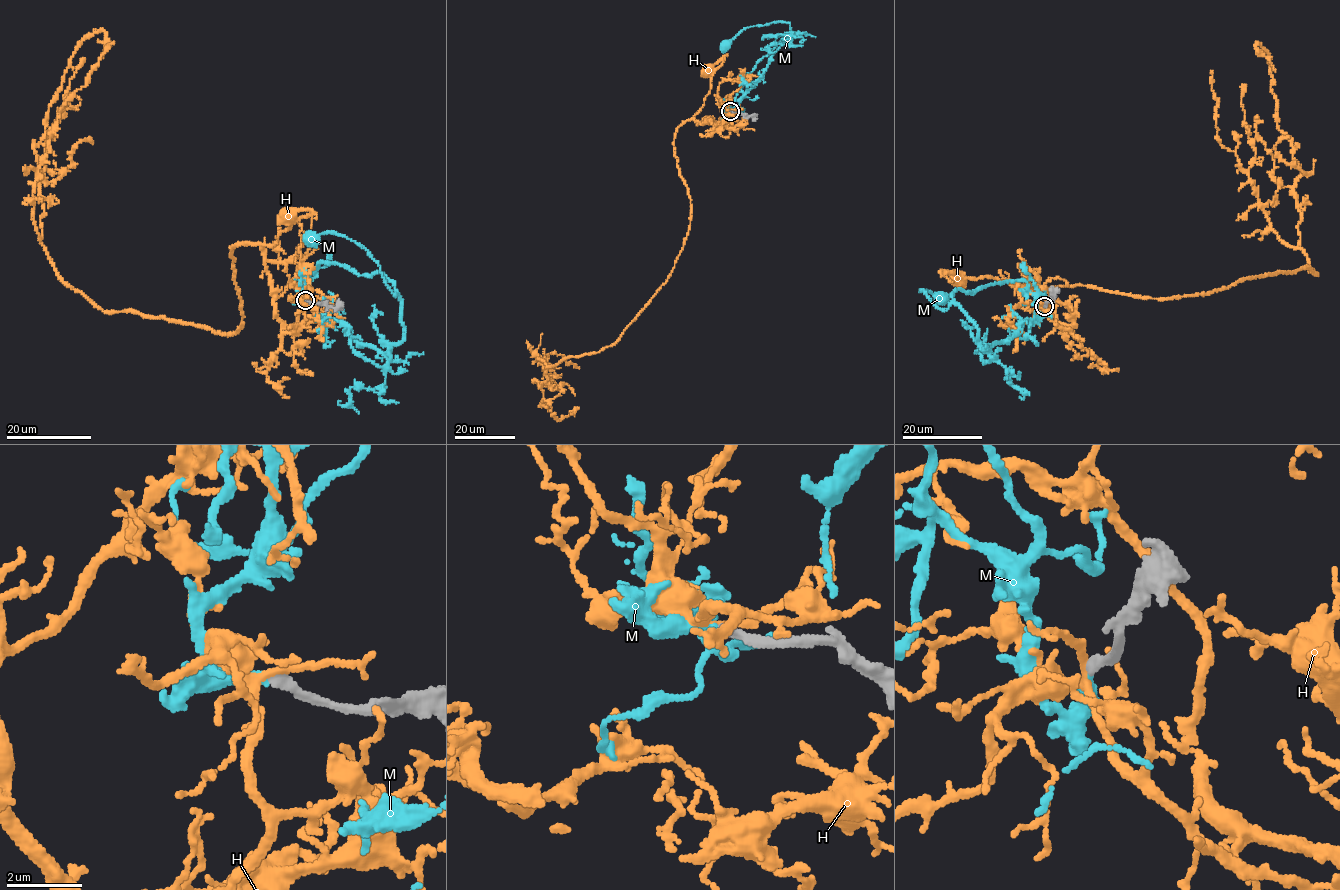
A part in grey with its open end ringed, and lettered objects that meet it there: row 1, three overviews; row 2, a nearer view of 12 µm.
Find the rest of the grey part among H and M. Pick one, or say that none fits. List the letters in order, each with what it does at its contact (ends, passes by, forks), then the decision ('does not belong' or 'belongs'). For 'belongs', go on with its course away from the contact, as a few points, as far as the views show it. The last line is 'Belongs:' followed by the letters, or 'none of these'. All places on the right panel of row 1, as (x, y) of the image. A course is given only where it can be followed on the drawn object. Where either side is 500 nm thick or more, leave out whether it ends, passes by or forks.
H: it forks | does not belong
M: it ends | belongs | via (1044, 307), (1042, 310), (1024, 280), (1005, 281), (972, 293), (954, 290), (943, 310), (919, 290), (940, 297)
Belongs: M

